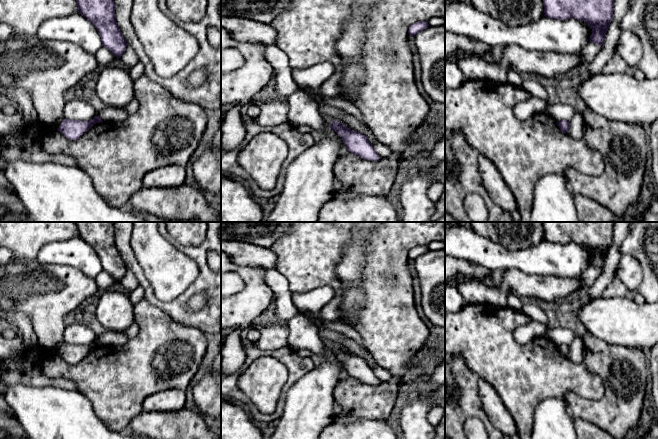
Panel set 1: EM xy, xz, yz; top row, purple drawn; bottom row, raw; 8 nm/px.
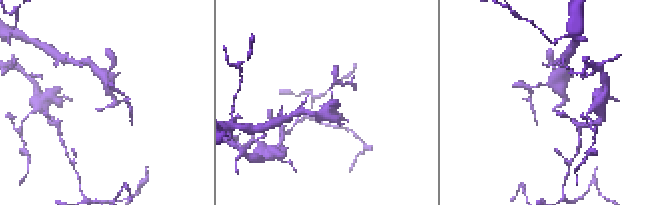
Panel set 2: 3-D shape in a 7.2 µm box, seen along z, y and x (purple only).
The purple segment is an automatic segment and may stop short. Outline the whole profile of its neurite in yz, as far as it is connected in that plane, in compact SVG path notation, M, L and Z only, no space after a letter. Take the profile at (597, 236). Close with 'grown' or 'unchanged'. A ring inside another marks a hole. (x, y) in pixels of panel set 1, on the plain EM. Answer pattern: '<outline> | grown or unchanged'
M542 222L544 240L551 243L585 245L592 253L590 266L604 269L613 243L615 222Z | unchanged

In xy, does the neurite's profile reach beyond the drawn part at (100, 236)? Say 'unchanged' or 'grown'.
unchanged

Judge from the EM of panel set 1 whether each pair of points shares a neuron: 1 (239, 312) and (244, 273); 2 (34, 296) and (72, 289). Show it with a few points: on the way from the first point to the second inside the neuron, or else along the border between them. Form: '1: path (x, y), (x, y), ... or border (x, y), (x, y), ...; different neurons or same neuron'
1: path (249, 302), (249, 283); same neuron
2: path (43, 291), (63, 289); same neuron

